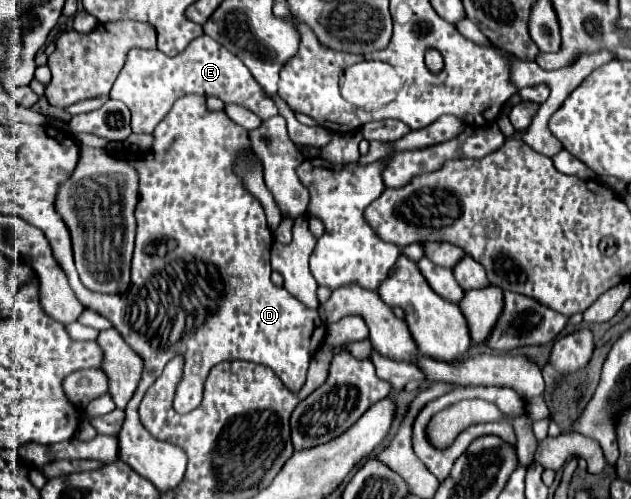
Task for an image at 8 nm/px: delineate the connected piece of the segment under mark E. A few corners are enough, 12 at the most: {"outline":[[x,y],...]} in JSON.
{"outline":[[209,36],[181,54],[131,50],[111,90],[135,134],[187,96],[261,120],[277,106]]}

